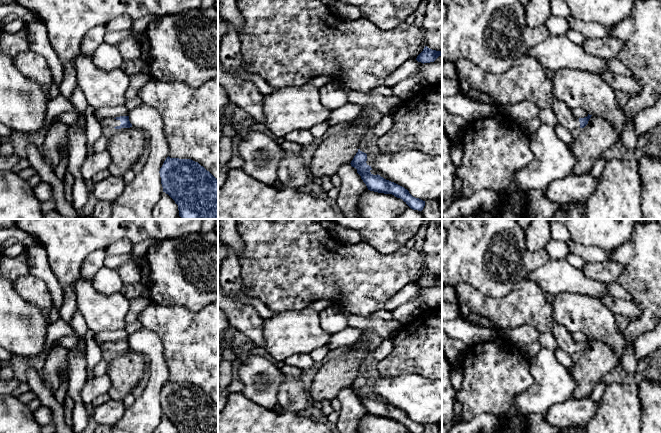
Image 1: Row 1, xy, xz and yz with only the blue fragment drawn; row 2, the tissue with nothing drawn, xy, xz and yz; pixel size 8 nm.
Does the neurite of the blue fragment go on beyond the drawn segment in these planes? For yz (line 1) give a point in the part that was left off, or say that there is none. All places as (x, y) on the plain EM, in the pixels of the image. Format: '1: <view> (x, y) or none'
1: yz (526, 305)

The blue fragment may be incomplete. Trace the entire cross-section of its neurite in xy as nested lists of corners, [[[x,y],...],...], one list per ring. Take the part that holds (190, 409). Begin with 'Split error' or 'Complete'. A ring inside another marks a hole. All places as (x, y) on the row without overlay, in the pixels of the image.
Complete. [[[170,382],[160,392],[163,416],[178,429],[178,433],[218,433],[218,404],[198,386]]]

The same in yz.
Split error. [[[529,280],[517,282],[513,290],[505,297],[493,298],[483,295],[467,283],[459,283],[455,286],[460,317],[476,325],[495,329],[515,329],[521,326],[531,326],[540,333],[550,332],[557,340],[558,347],[572,355],[575,352],[584,352],[592,339],[584,342],[576,342],[572,334],[553,318],[553,305],[548,301],[548,294],[541,290],[539,285]]]

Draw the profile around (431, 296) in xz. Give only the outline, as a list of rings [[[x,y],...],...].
[[[424,287],[417,298],[393,310],[392,318],[402,325],[407,324],[420,316],[421,306],[424,304],[432,309],[442,309],[442,287]]]

